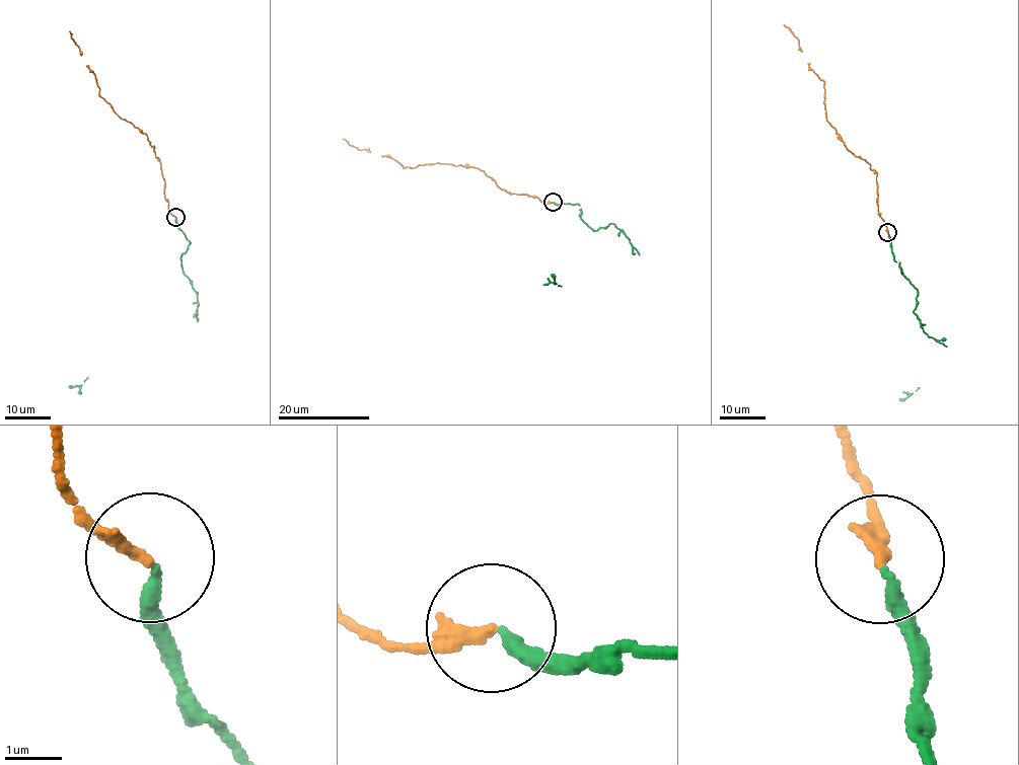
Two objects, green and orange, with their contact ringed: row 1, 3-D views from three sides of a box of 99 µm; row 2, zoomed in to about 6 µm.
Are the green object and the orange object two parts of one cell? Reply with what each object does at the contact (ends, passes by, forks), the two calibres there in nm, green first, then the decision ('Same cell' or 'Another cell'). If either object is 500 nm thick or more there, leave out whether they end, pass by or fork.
At the ring green ends. At the ring orange ends. Thickness 220 nm (green) against 200 nm. Same cell

